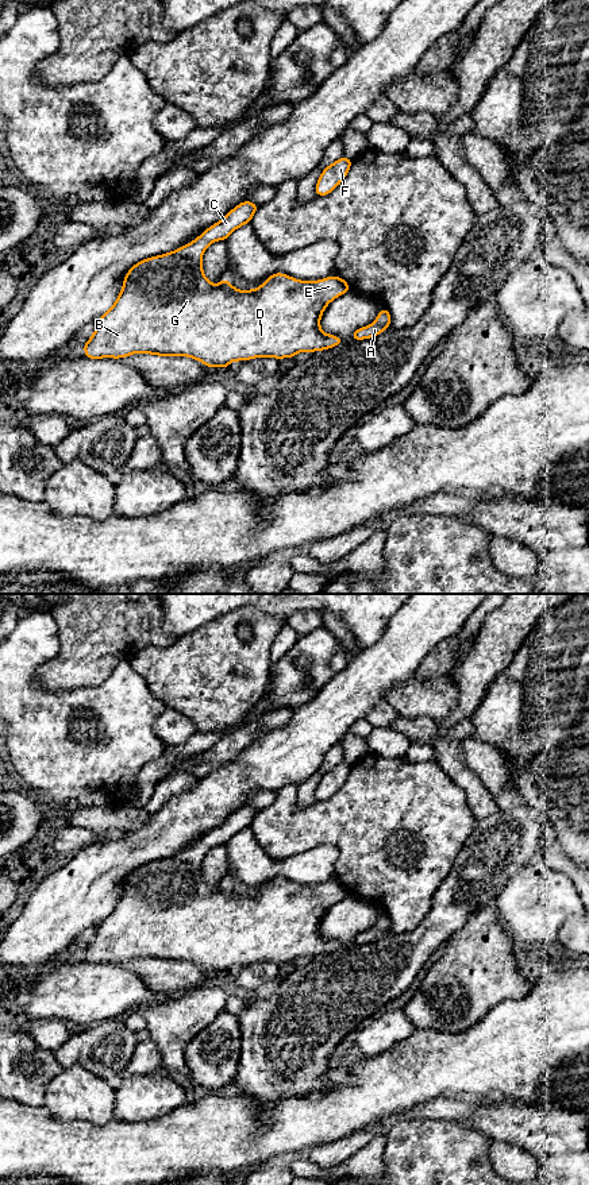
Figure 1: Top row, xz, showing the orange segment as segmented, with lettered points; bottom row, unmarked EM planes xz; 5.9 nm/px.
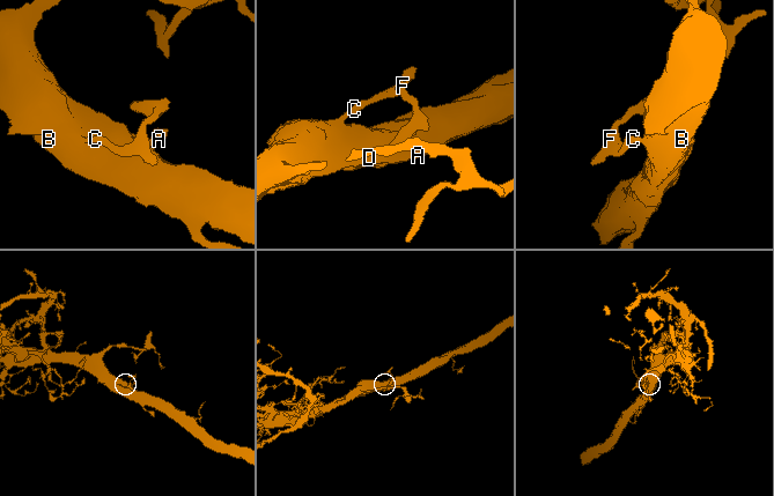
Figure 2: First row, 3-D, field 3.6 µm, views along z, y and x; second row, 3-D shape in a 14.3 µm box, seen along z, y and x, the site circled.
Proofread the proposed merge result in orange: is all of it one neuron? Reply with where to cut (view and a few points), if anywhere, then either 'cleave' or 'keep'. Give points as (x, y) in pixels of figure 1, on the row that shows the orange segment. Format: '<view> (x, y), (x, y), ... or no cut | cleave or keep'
no cut | keep

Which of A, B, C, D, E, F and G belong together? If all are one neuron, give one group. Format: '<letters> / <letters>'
A B C D E F G

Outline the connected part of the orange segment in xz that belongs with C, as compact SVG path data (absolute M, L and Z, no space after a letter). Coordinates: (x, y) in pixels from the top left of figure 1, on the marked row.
M242 201L186 246L134 265L123 279L123 289L115 304L99 319L96 331L84 344L84 356L120 359L143 352L189 356L209 368L227 368L234 360L293 358L299 352L323 351L344 343L339 336L320 329L326 306L351 289L336 275L322 281L297 281L276 273L253 290L235 289L227 277L217 285L205 278L201 267L205 248L249 224L258 208L251 201Z

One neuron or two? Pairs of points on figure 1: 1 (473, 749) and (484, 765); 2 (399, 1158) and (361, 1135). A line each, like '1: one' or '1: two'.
1: one
2: two

